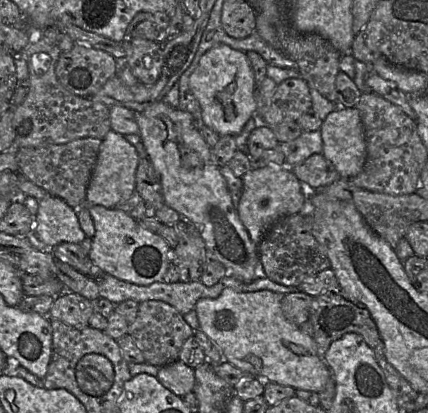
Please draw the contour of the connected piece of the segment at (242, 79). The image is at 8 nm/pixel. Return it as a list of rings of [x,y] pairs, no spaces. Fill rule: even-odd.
[[[226,44],[213,46],[201,57],[191,74],[189,87],[200,105],[205,125],[221,136],[236,136],[250,118],[258,116],[254,73],[244,51]]]

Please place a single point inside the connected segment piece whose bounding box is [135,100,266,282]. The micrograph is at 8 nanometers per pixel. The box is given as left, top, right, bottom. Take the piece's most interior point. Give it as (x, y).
(192, 184)

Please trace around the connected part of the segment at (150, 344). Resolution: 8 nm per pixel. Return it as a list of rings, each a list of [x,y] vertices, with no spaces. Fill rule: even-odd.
[[[147,300],[139,303],[137,316],[129,324],[128,334],[139,346],[145,361],[151,365],[162,367],[179,360],[179,353],[183,343],[194,330],[184,320],[173,306],[160,300]]]

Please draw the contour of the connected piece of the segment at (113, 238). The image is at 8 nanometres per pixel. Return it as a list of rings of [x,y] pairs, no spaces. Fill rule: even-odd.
[[[86,204],[86,207],[95,226],[88,257],[102,273],[144,286],[163,281],[171,250],[163,237],[142,227],[137,219],[122,210],[95,204]]]

